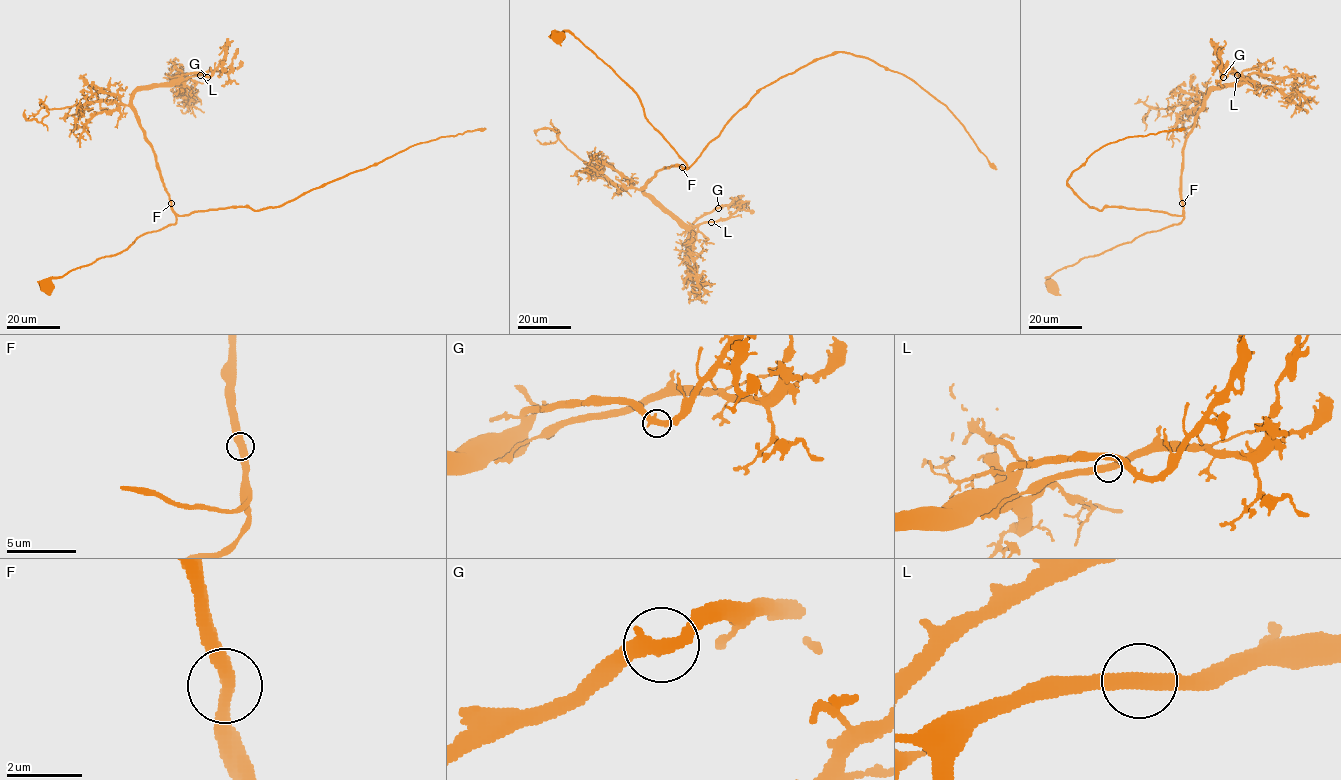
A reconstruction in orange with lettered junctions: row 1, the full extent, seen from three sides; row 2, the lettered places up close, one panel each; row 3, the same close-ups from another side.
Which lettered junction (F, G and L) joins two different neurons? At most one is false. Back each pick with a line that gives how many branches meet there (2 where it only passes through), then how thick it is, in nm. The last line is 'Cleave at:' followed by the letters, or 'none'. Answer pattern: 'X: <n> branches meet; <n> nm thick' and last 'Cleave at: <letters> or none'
Cleave at: none

